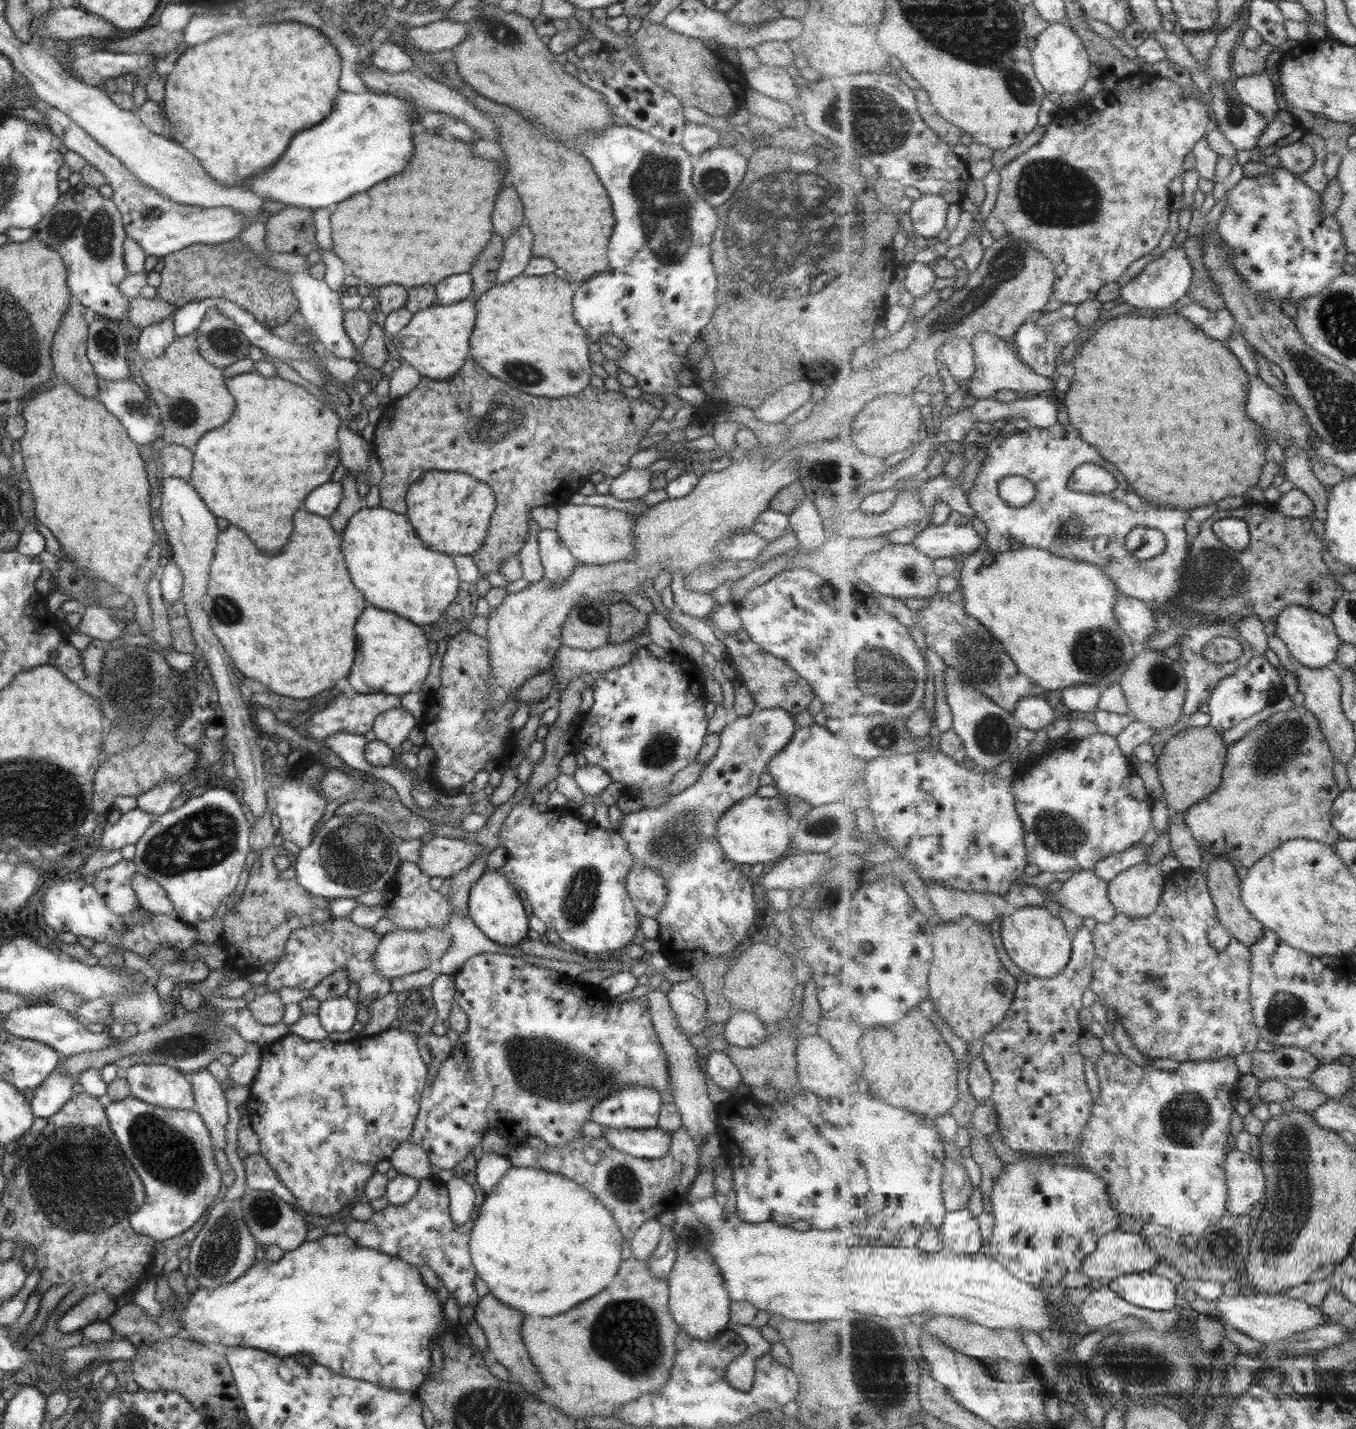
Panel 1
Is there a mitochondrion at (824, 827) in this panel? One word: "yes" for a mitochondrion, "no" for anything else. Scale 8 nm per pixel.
yes

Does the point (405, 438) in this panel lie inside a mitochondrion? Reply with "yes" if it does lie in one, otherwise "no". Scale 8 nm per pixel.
no

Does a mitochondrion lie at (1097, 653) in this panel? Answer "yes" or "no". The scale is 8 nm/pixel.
yes

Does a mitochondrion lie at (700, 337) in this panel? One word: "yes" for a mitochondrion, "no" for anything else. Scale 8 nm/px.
no

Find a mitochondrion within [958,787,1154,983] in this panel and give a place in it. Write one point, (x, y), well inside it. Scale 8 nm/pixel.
(1060, 833)

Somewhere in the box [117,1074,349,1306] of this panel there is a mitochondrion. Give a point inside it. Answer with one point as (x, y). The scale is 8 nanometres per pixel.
(172, 1156)

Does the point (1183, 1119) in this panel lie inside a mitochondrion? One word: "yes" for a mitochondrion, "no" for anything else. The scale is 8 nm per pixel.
yes

